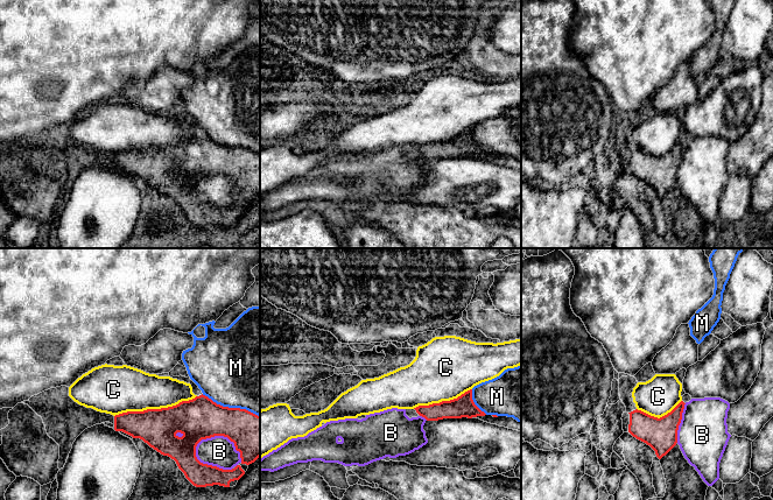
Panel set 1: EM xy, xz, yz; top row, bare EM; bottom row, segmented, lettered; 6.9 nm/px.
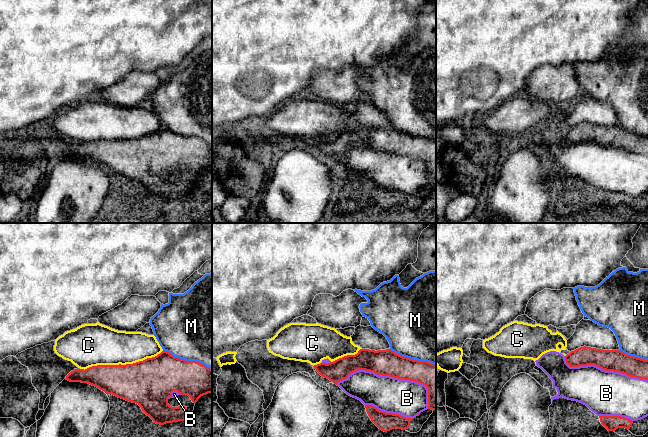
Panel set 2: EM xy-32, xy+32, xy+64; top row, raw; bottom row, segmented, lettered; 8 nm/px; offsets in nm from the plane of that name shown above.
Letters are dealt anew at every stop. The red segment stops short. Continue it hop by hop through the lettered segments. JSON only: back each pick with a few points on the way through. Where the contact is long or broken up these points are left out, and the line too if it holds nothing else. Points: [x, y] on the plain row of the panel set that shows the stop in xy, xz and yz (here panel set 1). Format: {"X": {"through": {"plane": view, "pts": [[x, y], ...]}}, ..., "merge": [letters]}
{"merge": []}

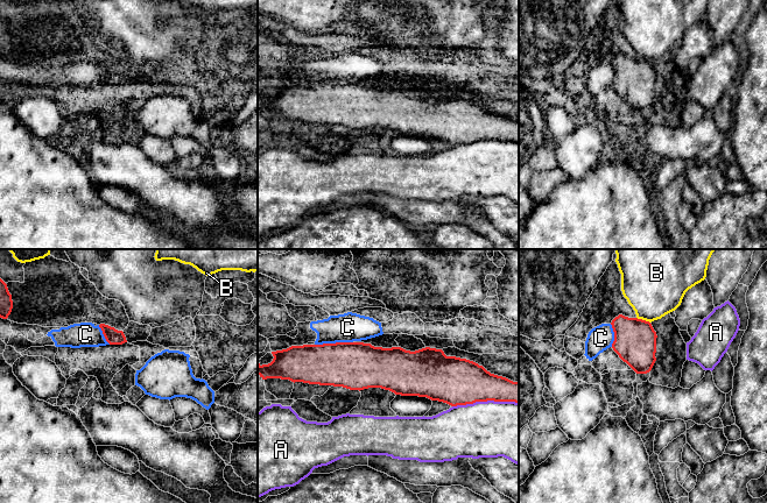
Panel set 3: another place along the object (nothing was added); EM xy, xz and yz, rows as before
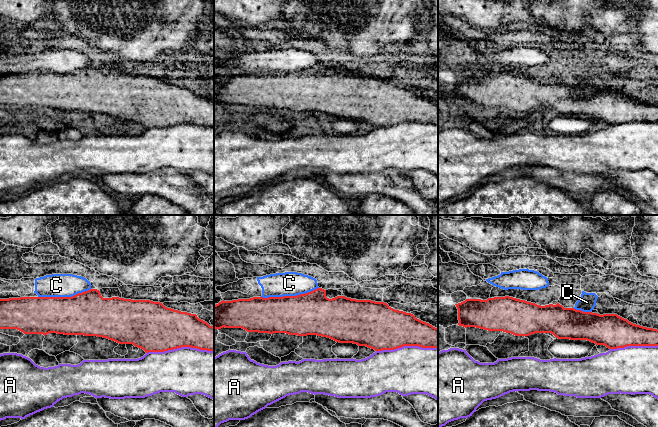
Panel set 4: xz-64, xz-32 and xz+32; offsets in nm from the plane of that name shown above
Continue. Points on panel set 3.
{"merge": []}

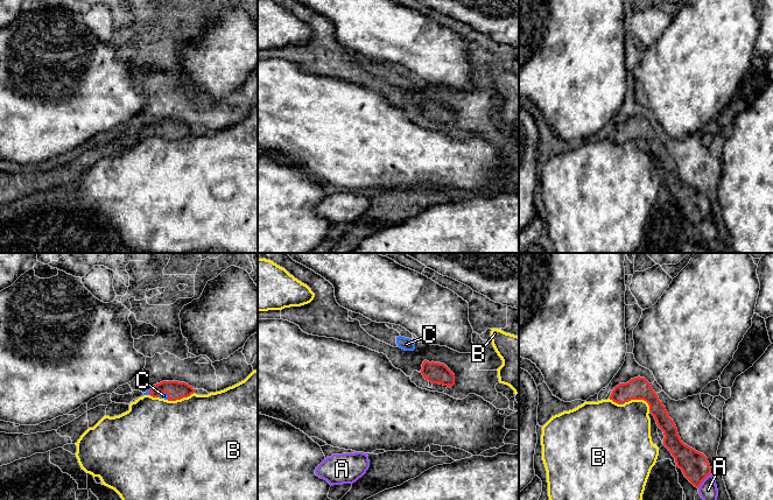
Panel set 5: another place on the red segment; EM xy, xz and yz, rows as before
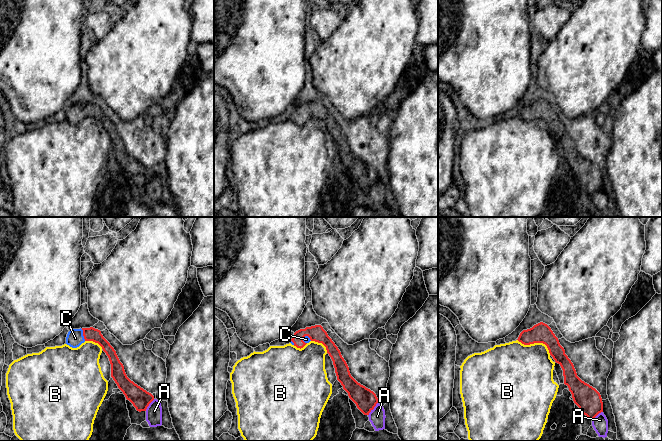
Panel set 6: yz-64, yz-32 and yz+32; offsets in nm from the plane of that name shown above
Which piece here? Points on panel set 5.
{"C": {"through": {"plane": "xy", "pts": [[176, 129], [162, 131], [163, 134]]}}, "merge": ["C"]}

